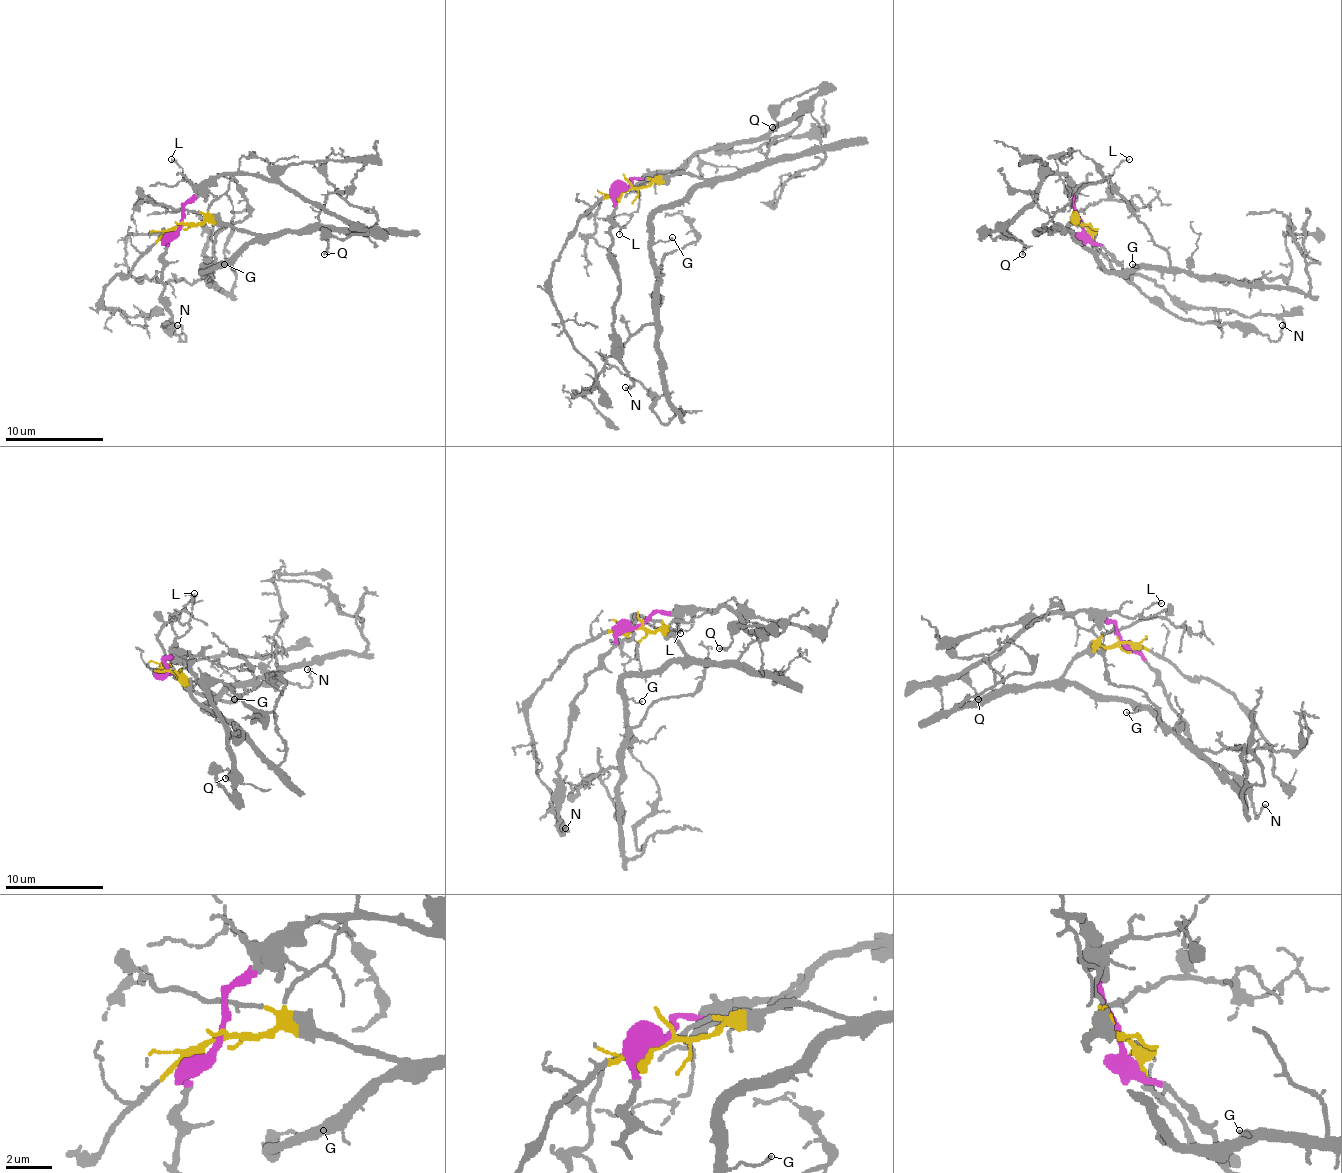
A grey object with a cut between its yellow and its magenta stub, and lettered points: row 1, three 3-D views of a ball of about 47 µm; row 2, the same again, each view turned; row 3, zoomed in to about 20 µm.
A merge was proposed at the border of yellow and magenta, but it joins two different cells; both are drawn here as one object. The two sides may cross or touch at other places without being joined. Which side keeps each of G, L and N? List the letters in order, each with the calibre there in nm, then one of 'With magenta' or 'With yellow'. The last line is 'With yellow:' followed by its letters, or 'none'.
G: Thickness 110 nm. With yellow
L: Thickness 110 nm. With magenta
N: Thickness 140 nm. With magenta
With yellow: G

